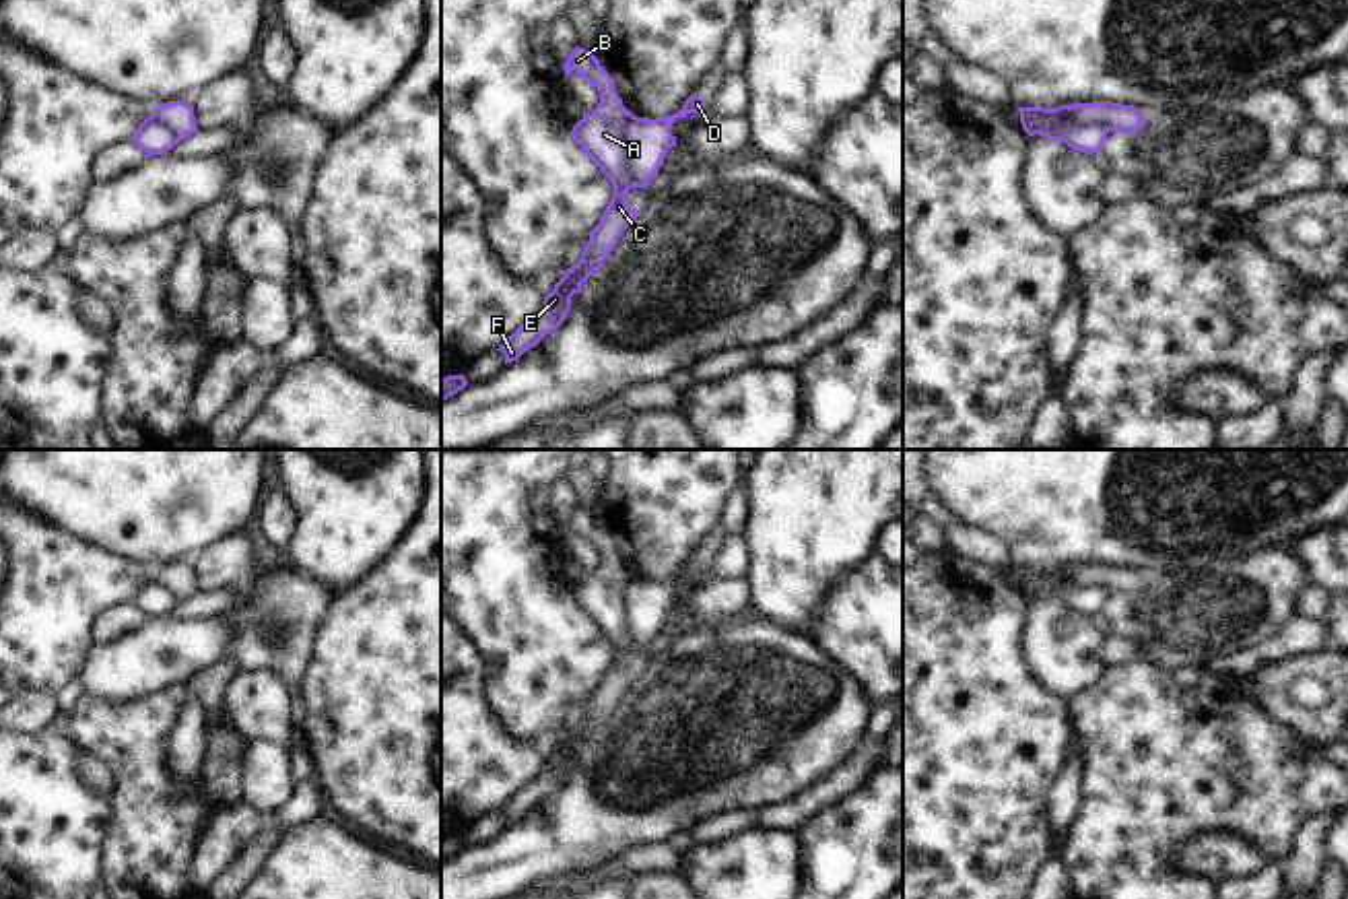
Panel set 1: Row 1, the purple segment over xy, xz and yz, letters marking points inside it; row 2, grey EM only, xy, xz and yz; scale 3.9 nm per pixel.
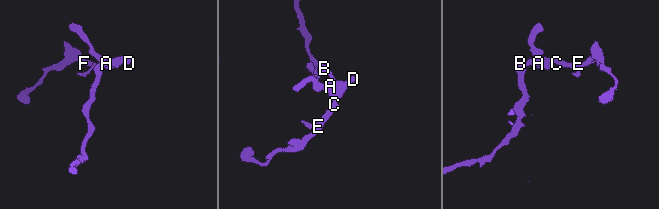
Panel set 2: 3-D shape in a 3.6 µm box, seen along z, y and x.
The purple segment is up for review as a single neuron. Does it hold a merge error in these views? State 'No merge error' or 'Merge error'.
Merge error.

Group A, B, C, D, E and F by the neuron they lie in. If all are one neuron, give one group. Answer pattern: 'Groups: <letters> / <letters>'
Groups: A B / C D E F.

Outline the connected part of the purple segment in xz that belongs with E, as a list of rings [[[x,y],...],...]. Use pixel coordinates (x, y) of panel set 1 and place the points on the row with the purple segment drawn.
[[[614,188],[600,223],[589,231],[589,241],[585,243],[579,262],[567,268],[565,276],[544,297],[544,309],[532,322],[521,324],[499,346],[505,355],[505,365],[517,361],[526,351],[536,346],[546,334],[565,322],[571,309],[571,297],[581,293],[581,285],[602,268],[604,260],[618,243],[620,233],[639,217],[629,204],[627,194],[629,190]]]

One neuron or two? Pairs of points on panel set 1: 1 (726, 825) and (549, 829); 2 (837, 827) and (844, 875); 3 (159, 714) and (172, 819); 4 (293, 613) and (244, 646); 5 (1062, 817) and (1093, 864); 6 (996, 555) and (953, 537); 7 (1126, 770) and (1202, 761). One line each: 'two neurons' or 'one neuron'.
1: two neurons
2: one neuron
3: one neuron
4: one neuron
5: two neurons
6: one neuron
7: one neuron

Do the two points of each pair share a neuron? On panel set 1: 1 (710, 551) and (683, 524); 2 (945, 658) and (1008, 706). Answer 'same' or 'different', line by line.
1: different
2: same

